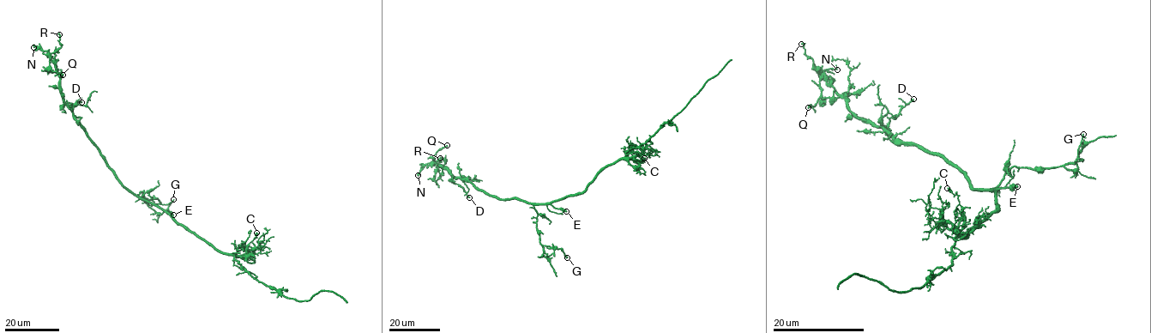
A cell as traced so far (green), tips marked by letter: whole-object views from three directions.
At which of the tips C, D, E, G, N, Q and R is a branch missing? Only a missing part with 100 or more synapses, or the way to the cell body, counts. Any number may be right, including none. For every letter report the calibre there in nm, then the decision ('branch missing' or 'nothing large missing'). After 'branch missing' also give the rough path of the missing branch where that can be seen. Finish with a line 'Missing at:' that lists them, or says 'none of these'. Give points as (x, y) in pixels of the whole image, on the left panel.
C: calibre 220 nm; nothing large missing
D: calibre 240 nm; nothing large missing
E: calibre 360 nm; nothing large missing
G: calibre 190 nm; nothing large missing
N: calibre 170 nm; nothing large missing
Q: calibre 240 nm; nothing large missing
R: calibre 200 nm; nothing large missing
Missing at: none of these

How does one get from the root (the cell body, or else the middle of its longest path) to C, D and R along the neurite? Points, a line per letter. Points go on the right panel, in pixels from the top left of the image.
C: (995, 201), (997, 210), (973, 227), (968, 235), (961, 237), (963, 209), (957, 195), (947, 188)
D: (995, 201), (995, 190), (973, 187), (956, 165), (885, 130), (882, 127), (889, 118), (913, 99)
R: (995, 201), (995, 190), (973, 187), (952, 161), (857, 116), (801, 44)

